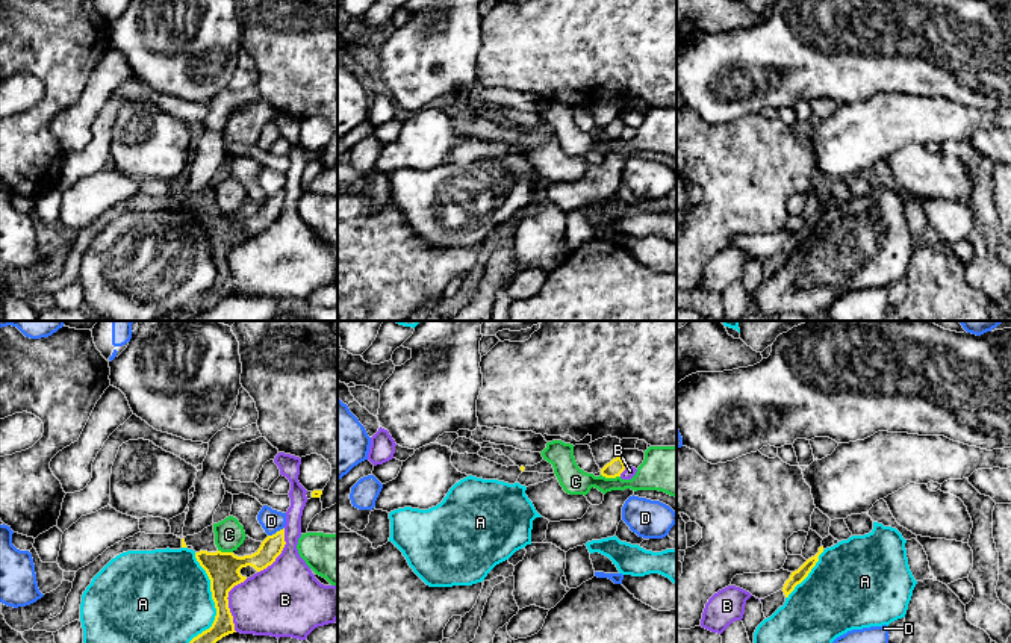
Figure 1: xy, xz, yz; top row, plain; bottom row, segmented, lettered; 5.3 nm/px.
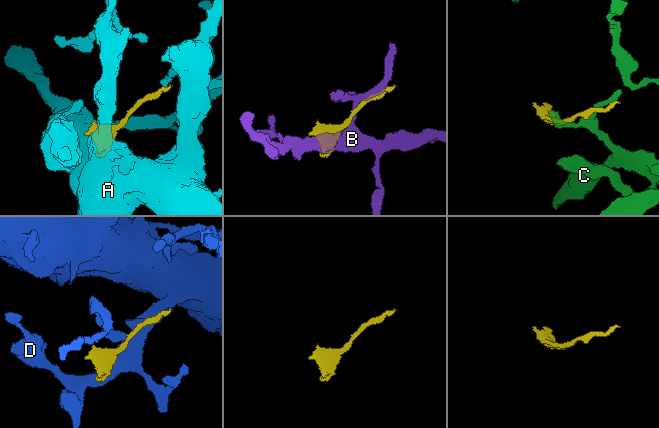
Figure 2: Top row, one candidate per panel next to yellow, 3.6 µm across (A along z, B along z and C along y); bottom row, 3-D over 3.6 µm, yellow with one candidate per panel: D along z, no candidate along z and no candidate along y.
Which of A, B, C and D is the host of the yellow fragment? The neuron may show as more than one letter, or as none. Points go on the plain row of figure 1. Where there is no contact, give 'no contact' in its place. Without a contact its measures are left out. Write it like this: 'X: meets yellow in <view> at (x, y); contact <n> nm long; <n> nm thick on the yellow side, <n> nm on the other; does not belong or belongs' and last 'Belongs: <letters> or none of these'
A: meets yellow in xy at (214, 262); contact 500 nm long; 180 nm thick on the yellow side, 480 nm on the other; does not belong
B: meets yellow in xy at (227, 264); contact 300 nm long; 180 nm thick on the yellow side, 360 nm on the other; does not belong
C: meets yellow in xz at (610, 138); contact 110 nm long; 90 nm thick on the yellow side, 190 nm on the other; does not belong
D: meets yellow in xy at (277, 192); contact 100 nm long; 110 nm thick on the yellow side, 120 nm on the other; does not belong
Belongs: none of these

